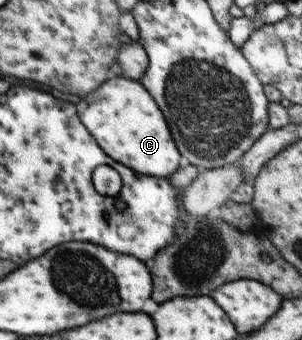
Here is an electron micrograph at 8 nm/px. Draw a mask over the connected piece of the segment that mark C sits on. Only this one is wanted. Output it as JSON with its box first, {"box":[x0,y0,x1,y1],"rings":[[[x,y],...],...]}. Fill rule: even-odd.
{"box":[76,75,181,177],"rings":[[[111,75],[96,90],[83,95],[76,105],[81,105],[81,117],[85,117],[85,125],[93,129],[93,137],[101,141],[101,149],[115,161],[153,177],[169,177],[177,171],[181,157],[165,117],[138,80]]]}

